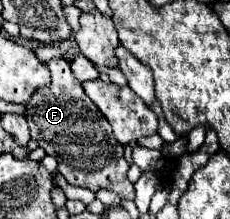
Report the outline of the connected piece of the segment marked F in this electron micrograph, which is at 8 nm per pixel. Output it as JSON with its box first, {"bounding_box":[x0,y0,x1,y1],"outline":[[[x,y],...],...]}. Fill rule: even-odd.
{"bounding_box":[25,59,135,199],"outline":[[[53,59],[47,67],[51,71],[51,85],[35,91],[25,105],[25,119],[31,129],[31,139],[37,141],[47,155],[57,159],[59,173],[67,179],[67,183],[87,187],[91,191],[111,189],[123,199],[135,197],[135,187],[125,175],[129,165],[123,159],[123,145],[111,135],[111,125],[107,119],[85,95],[67,61]]]}

